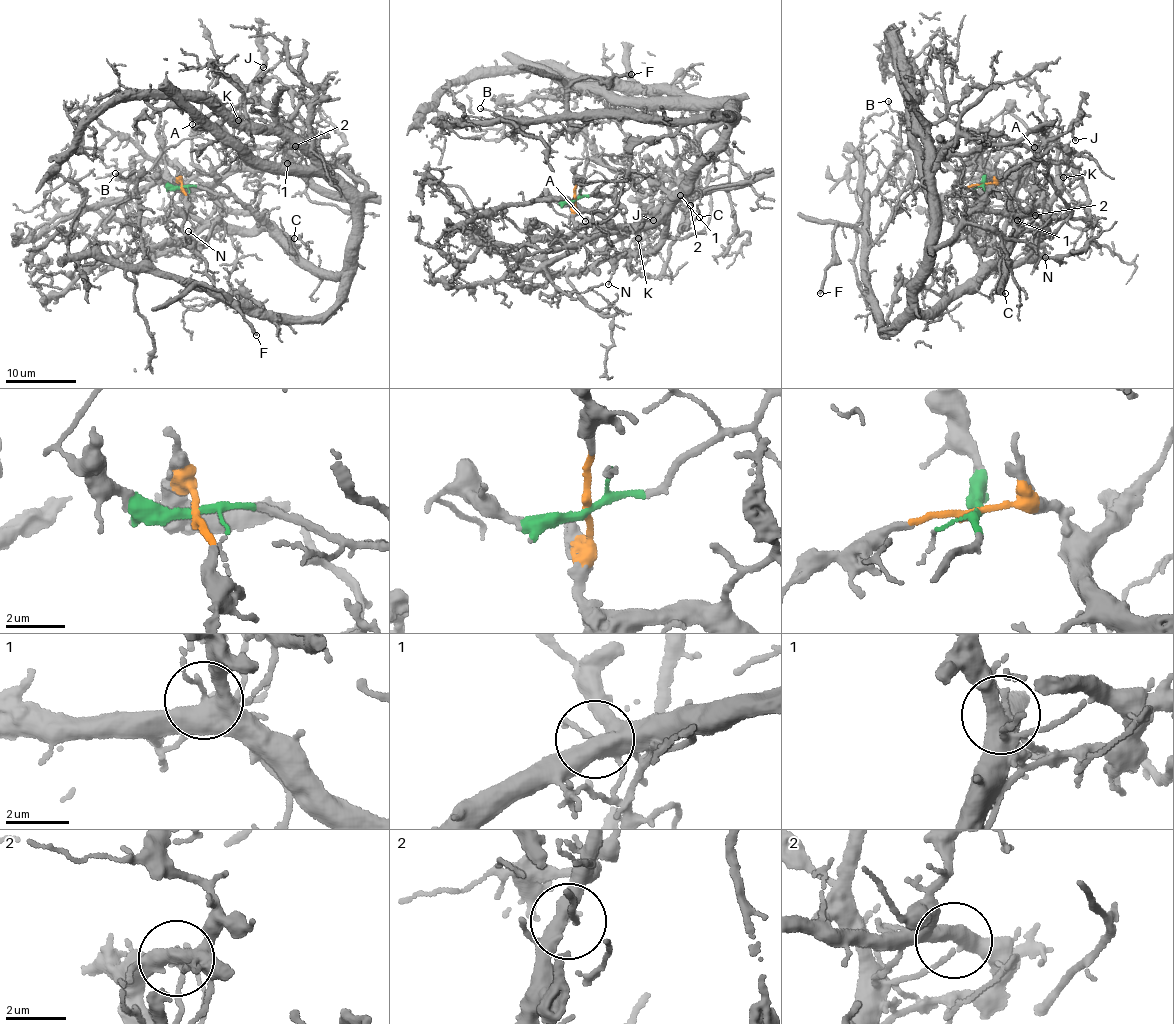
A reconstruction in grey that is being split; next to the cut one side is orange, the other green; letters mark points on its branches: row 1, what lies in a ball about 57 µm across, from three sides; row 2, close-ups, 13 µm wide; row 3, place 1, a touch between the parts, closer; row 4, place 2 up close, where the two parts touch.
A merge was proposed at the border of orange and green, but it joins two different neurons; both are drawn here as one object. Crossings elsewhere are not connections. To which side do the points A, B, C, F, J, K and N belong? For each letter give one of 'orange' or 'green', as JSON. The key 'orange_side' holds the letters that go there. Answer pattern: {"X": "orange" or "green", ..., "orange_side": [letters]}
{"A": "orange", "B": "green", "C": "green", "F": "green", "J": "orange", "K": "green", "N": "green", "orange_side": ["A", "J"]}

